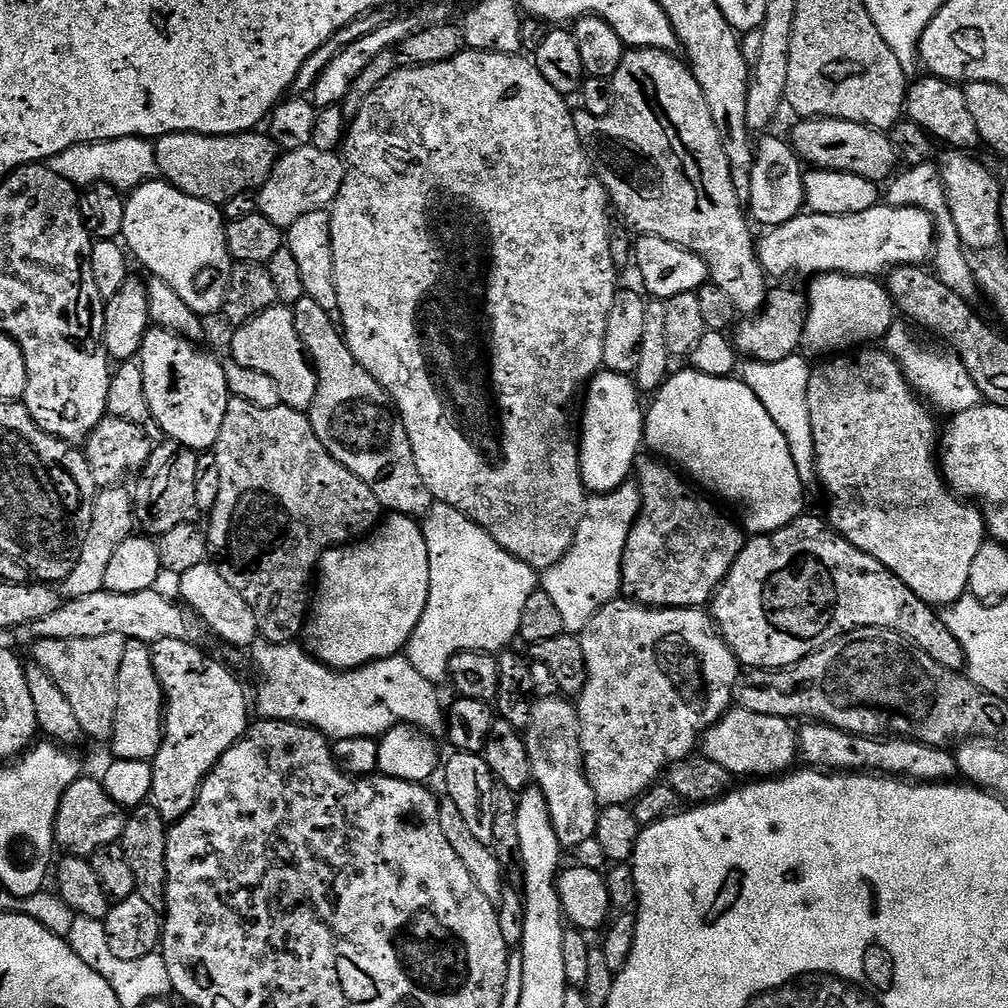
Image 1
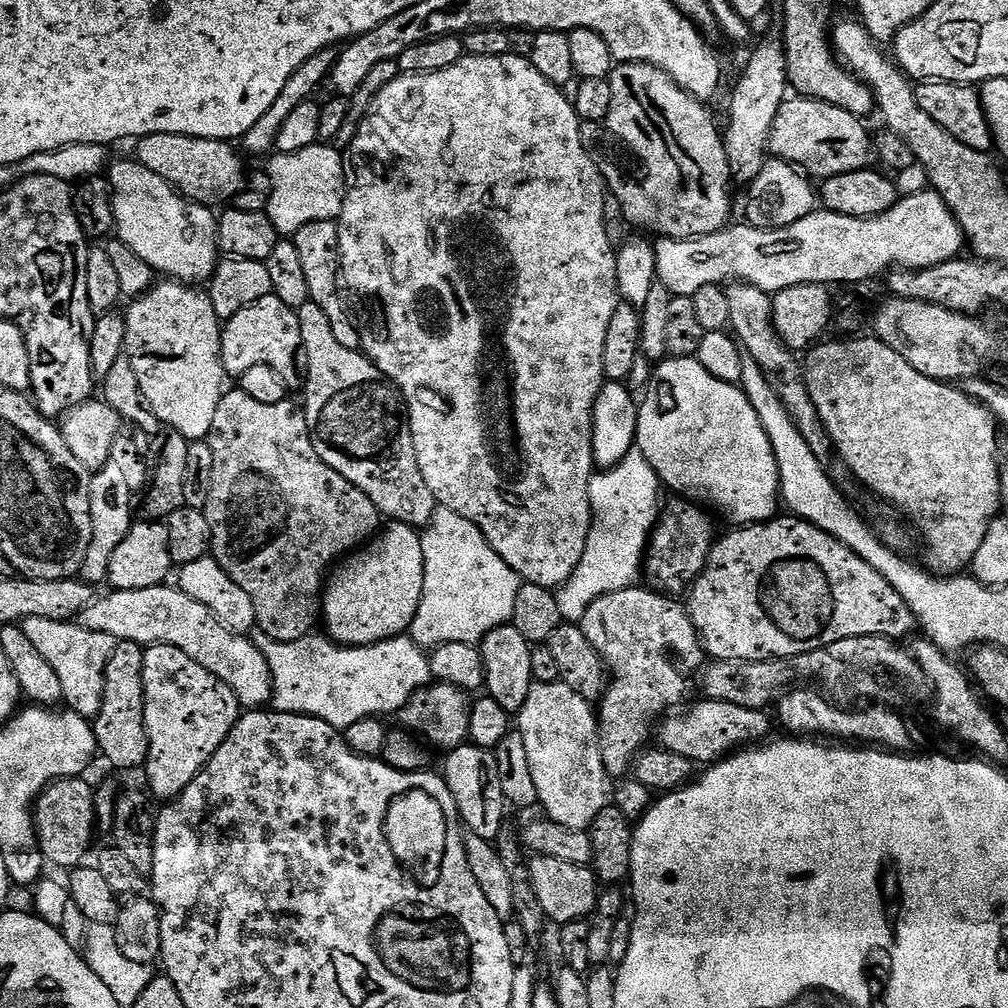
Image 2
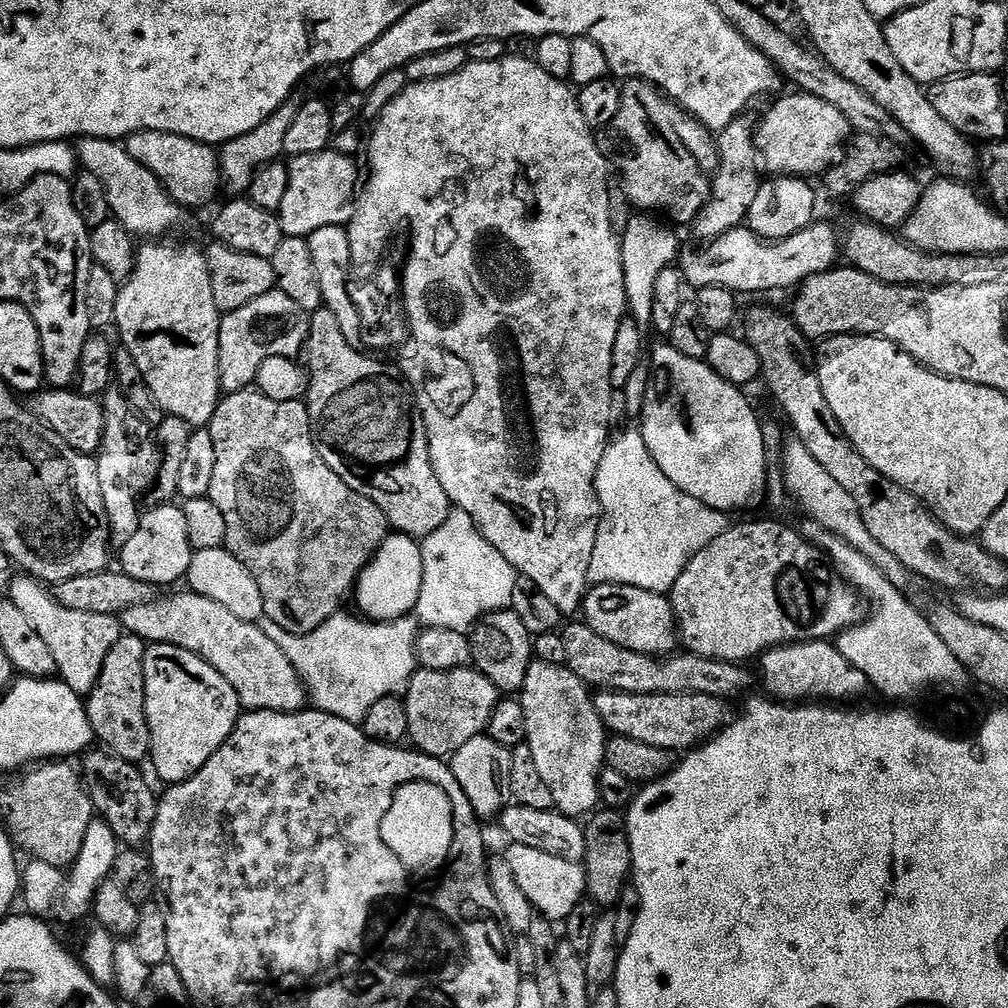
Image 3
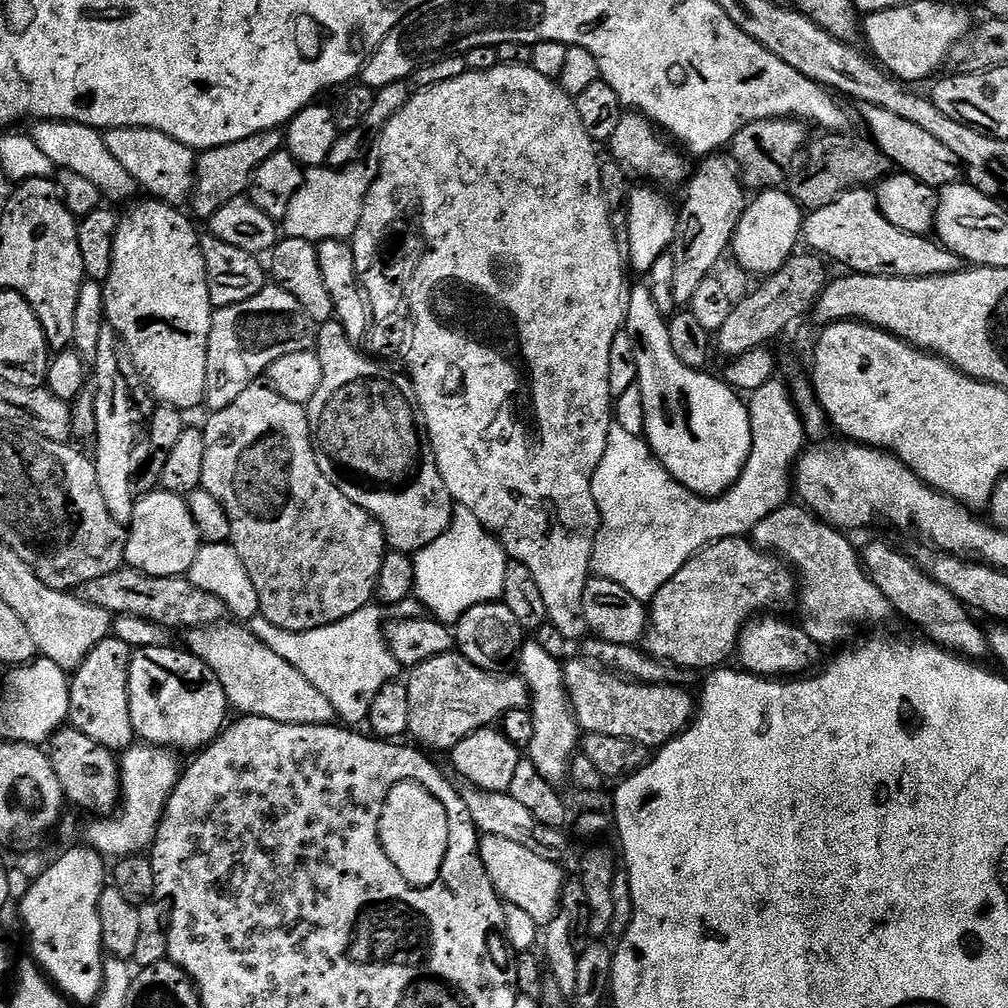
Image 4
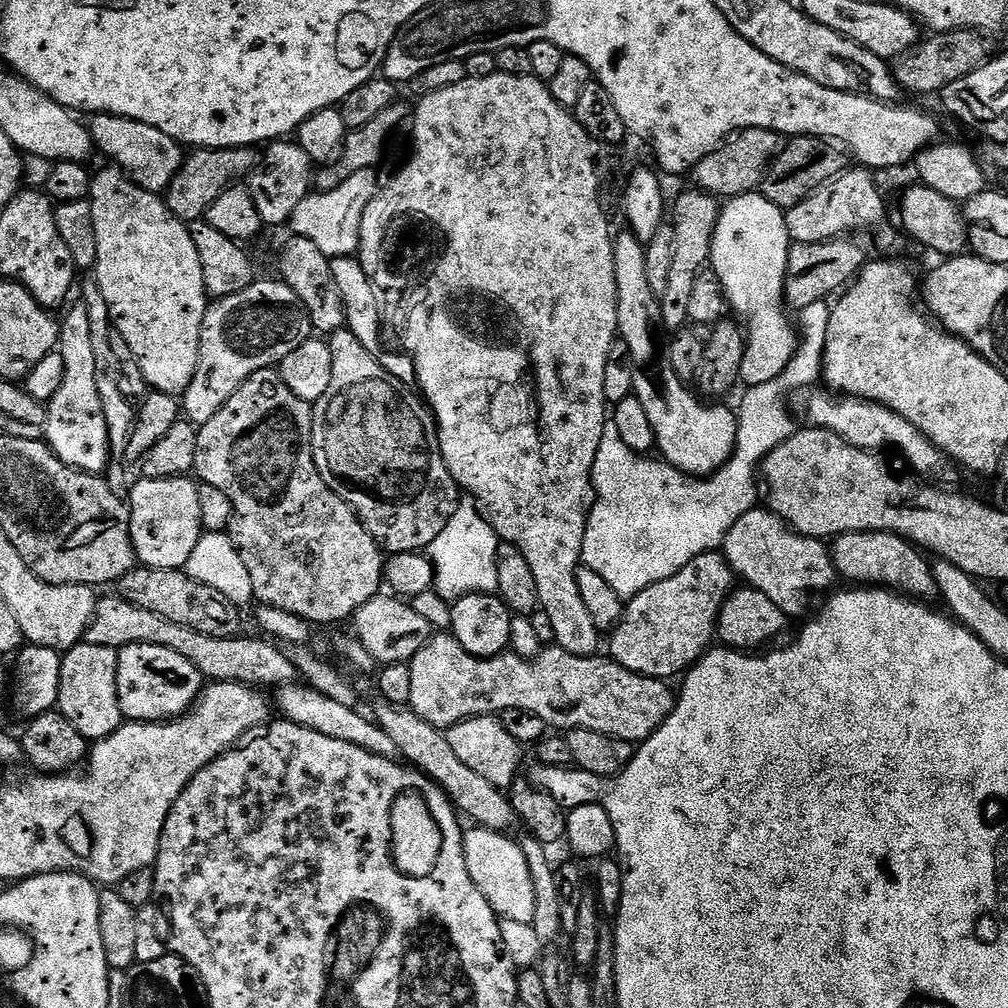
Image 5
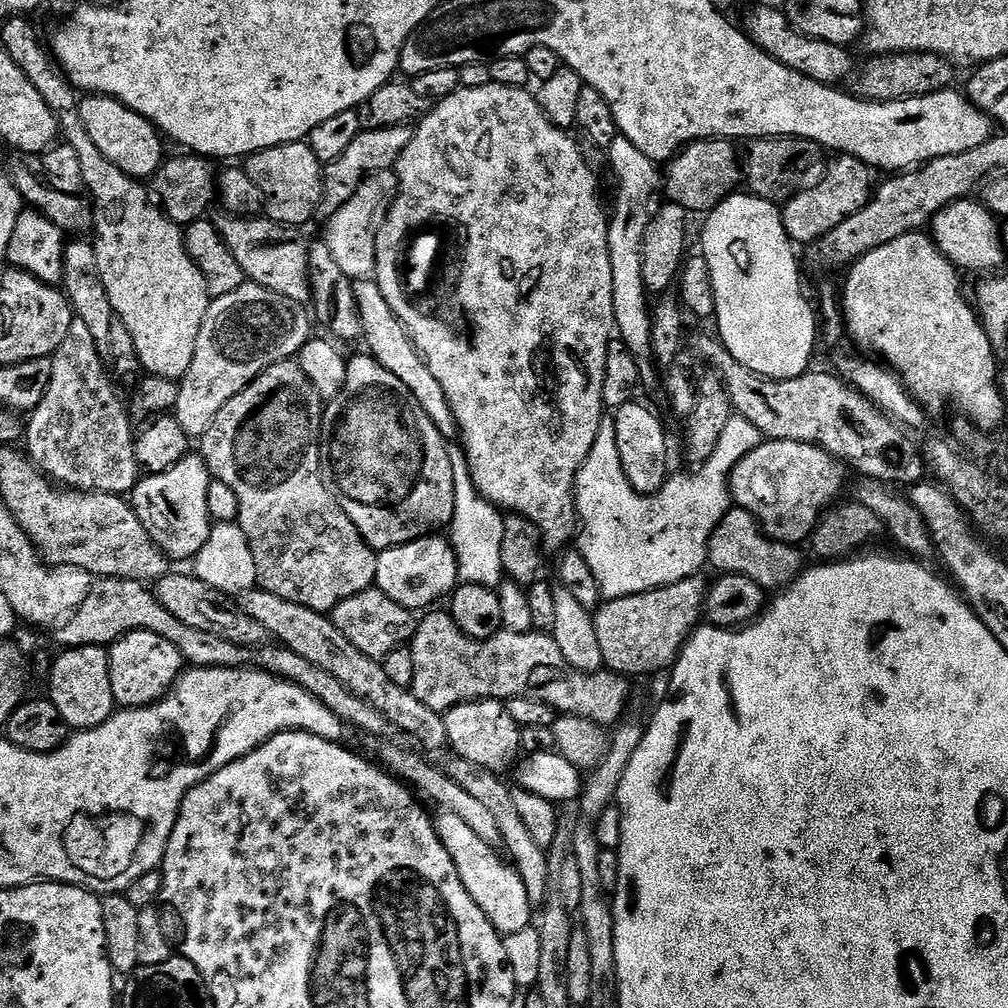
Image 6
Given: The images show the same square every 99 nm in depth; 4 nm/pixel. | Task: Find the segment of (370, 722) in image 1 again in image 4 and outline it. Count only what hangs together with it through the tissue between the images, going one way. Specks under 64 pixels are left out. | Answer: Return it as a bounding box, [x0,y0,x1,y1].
[250,606,402,726]

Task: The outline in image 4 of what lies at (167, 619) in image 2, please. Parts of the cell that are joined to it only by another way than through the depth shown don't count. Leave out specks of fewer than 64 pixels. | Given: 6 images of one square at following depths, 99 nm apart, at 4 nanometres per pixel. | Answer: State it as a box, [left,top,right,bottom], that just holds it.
[186,622,337,724]

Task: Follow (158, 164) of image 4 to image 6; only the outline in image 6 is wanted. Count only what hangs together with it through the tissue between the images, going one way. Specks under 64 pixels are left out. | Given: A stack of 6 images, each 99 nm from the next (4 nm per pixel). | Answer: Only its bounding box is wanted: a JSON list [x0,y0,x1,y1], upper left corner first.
[80,94,166,182]

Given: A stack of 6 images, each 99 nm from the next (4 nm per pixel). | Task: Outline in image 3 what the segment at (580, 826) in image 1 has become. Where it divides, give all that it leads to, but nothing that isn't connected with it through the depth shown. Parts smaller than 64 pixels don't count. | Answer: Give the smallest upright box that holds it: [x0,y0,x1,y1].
[520,660,608,819]

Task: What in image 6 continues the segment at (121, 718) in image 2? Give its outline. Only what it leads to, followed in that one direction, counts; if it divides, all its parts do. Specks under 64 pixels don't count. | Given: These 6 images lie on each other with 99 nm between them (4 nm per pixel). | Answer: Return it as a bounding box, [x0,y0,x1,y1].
[47,644,118,730]

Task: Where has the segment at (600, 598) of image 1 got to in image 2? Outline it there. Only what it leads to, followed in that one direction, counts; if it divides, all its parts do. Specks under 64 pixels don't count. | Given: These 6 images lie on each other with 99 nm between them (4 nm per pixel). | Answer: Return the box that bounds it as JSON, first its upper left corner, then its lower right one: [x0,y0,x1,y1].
[555,447,662,622]

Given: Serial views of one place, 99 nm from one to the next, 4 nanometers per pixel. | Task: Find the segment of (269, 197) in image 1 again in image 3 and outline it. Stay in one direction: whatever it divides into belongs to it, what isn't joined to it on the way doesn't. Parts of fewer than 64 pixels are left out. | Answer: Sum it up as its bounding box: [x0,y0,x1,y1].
[278,151,360,238]

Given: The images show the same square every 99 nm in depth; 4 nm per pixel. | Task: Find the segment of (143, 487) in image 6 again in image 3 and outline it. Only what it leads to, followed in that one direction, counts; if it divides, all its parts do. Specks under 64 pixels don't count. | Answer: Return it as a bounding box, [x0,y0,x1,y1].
[119,502,193,586]

